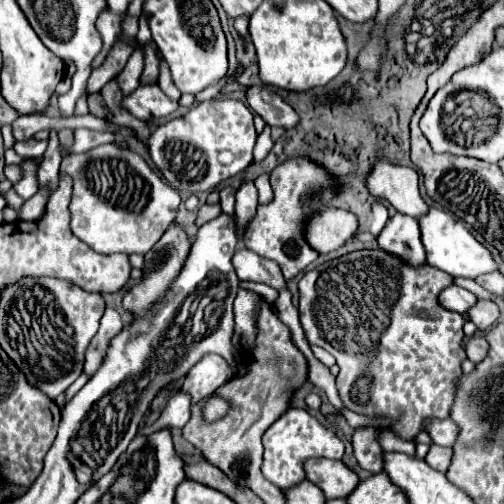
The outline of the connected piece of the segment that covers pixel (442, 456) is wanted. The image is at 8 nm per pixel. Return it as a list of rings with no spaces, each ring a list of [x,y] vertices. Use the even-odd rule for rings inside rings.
[[[432,444],[430,446],[430,452],[428,452],[428,456],[424,458],[432,468],[436,468],[436,470],[440,470],[440,472],[446,472],[448,468],[450,468],[450,464],[452,464],[452,448],[444,448],[444,446],[436,446],[436,444]]]

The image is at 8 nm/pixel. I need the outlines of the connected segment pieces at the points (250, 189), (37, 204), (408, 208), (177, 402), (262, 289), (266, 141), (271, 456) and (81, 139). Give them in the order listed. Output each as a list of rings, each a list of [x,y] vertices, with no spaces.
[[[248,180],[236,192],[236,208],[234,208],[234,212],[236,212],[238,230],[244,228],[252,220],[252,216],[256,212],[256,206],[258,206],[258,190],[256,190],[254,182]]]
[[[40,188],[32,198],[28,198],[22,208],[20,208],[20,220],[28,220],[28,222],[34,222],[42,216],[44,208],[46,208],[46,202],[50,198],[50,190],[48,188]]]
[[[380,158],[368,176],[368,190],[376,198],[390,202],[398,212],[418,218],[428,214],[430,206],[422,200],[416,180],[416,170],[394,166],[386,158]]]
[[[180,392],[180,396],[170,402],[168,410],[164,410],[164,414],[158,422],[170,424],[172,428],[184,428],[184,424],[188,420],[190,420],[190,400],[188,400],[188,394]]]
[[[240,281],[239,283],[240,288],[254,291],[262,298],[266,298],[270,304],[274,304],[274,300],[278,298],[278,294],[276,294],[276,290],[264,283],[256,283],[256,282],[250,282],[250,281]]]
[[[264,130],[264,132],[258,136],[256,148],[254,148],[254,162],[262,162],[262,160],[270,154],[272,146],[274,146],[274,142],[272,142],[272,138],[270,138],[270,132]]]
[[[288,408],[266,432],[264,432],[264,464],[262,474],[266,480],[276,484],[278,488],[292,488],[306,480],[304,462],[308,458],[332,458],[342,460],[344,444],[342,440],[328,428],[324,428],[314,416],[304,408]]]
[[[79,128],[74,131],[74,144],[70,153],[84,153],[104,143],[115,142],[118,136],[109,132],[98,132],[90,129]]]

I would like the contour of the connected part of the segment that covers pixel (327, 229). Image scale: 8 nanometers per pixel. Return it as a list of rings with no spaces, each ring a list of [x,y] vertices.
[[[326,208],[322,214],[312,218],[312,224],[308,224],[308,244],[312,244],[312,248],[316,248],[320,254],[338,250],[356,234],[356,214],[342,208]]]

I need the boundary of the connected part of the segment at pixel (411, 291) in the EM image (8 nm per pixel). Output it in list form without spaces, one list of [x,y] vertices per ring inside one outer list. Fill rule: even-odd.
[[[382,248],[356,250],[324,262],[308,270],[298,282],[300,324],[310,344],[328,350],[336,358],[336,364],[340,366],[336,386],[344,406],[364,416],[392,418],[390,426],[360,426],[352,436],[358,464],[372,474],[378,474],[384,468],[384,450],[378,442],[382,430],[392,430],[404,440],[414,440],[416,434],[424,432],[424,420],[450,418],[458,380],[462,376],[462,362],[466,360],[466,350],[462,344],[466,318],[438,302],[440,292],[452,284],[454,278],[450,274],[440,272],[430,264],[422,264],[420,268],[410,266],[400,260],[400,256],[394,256]]]

